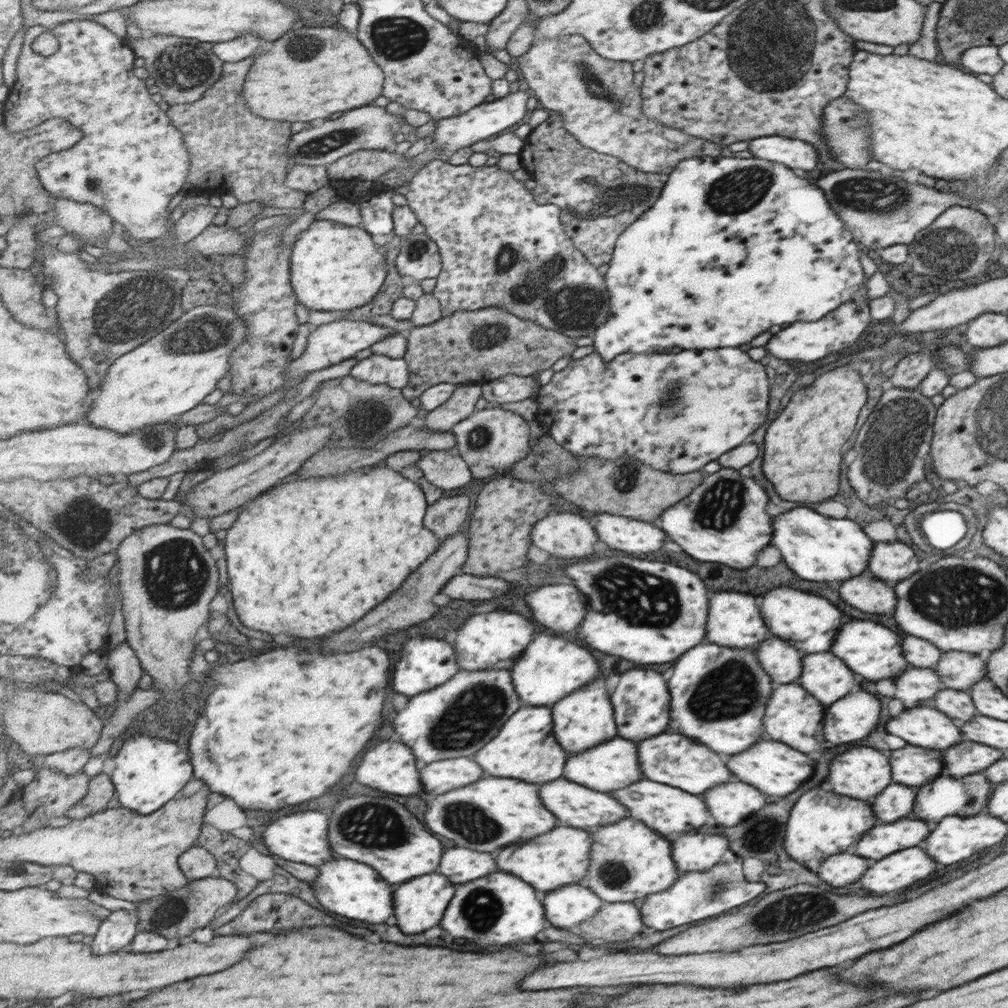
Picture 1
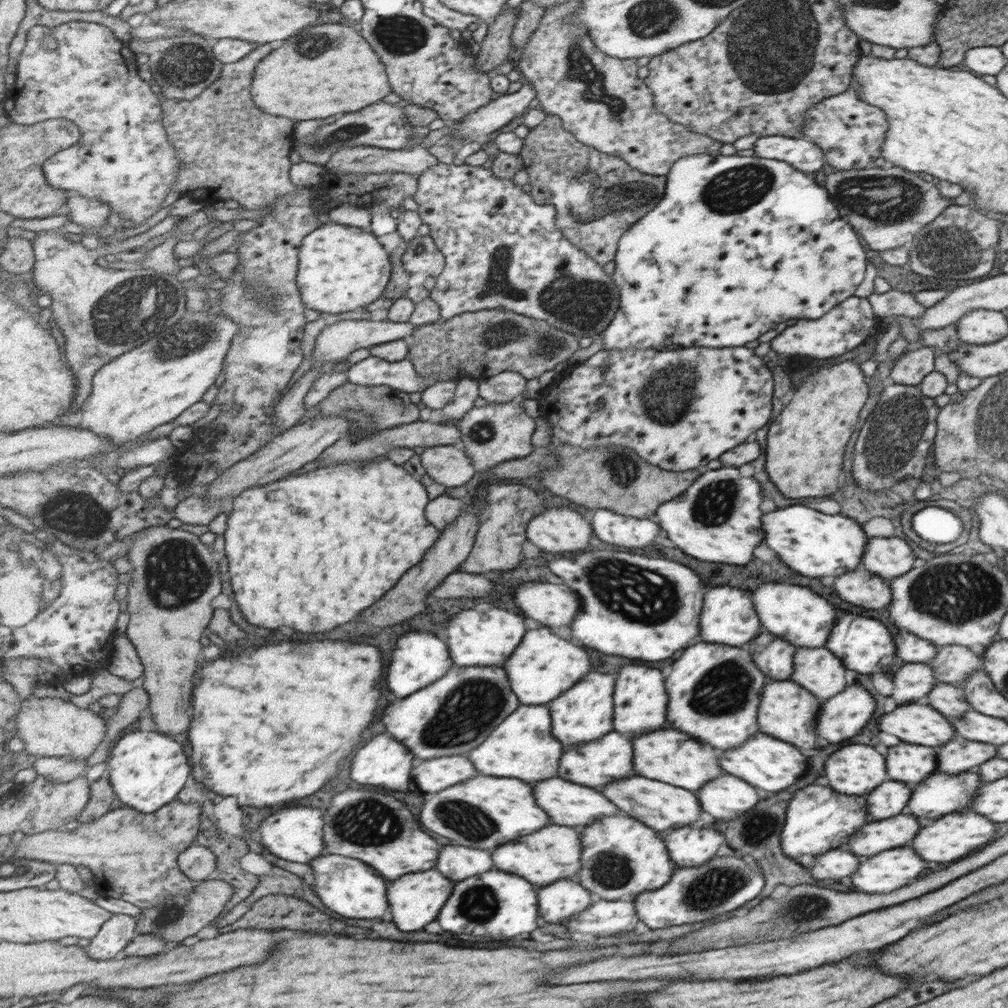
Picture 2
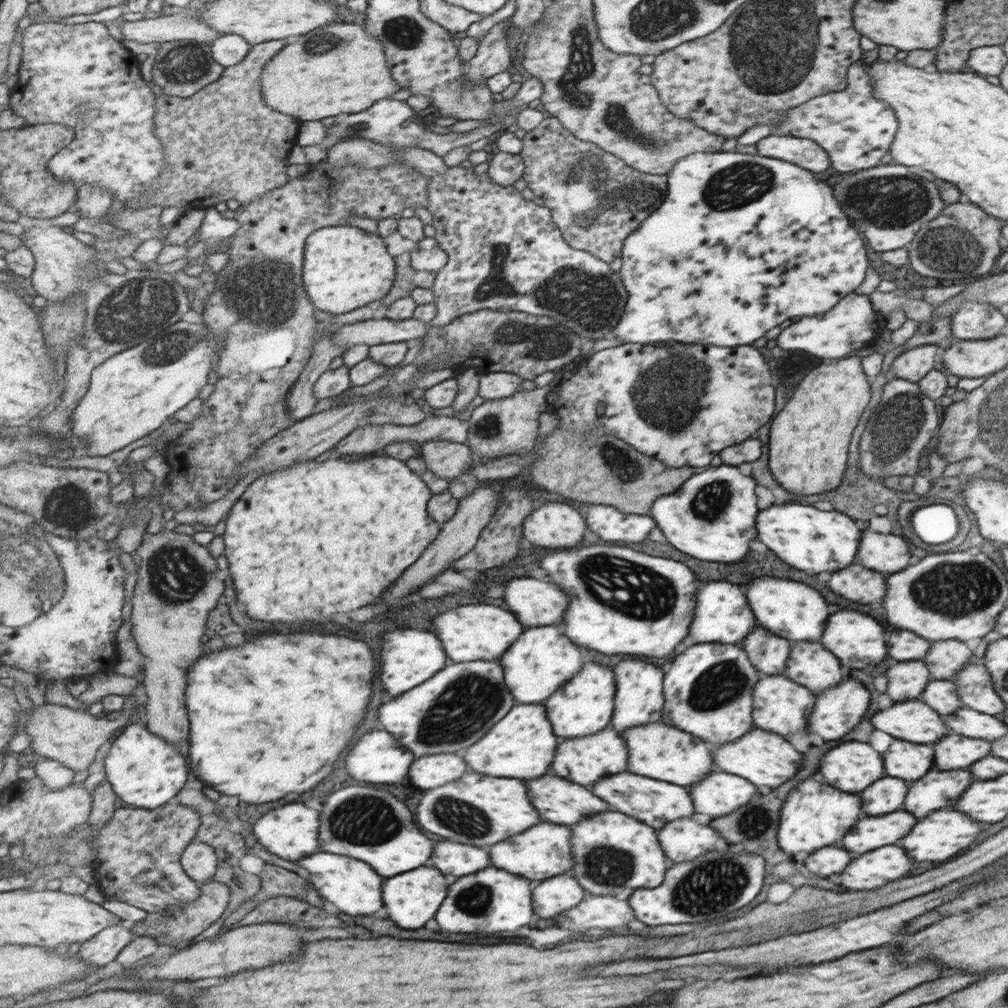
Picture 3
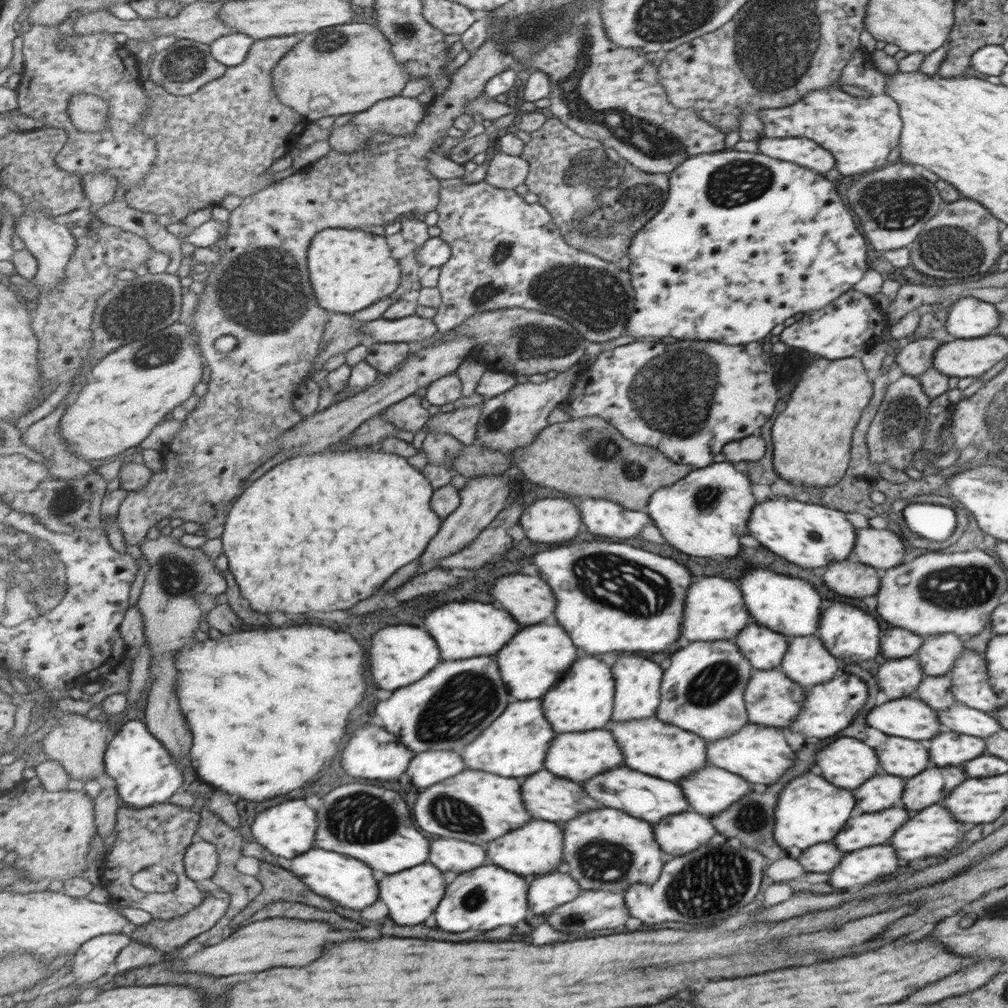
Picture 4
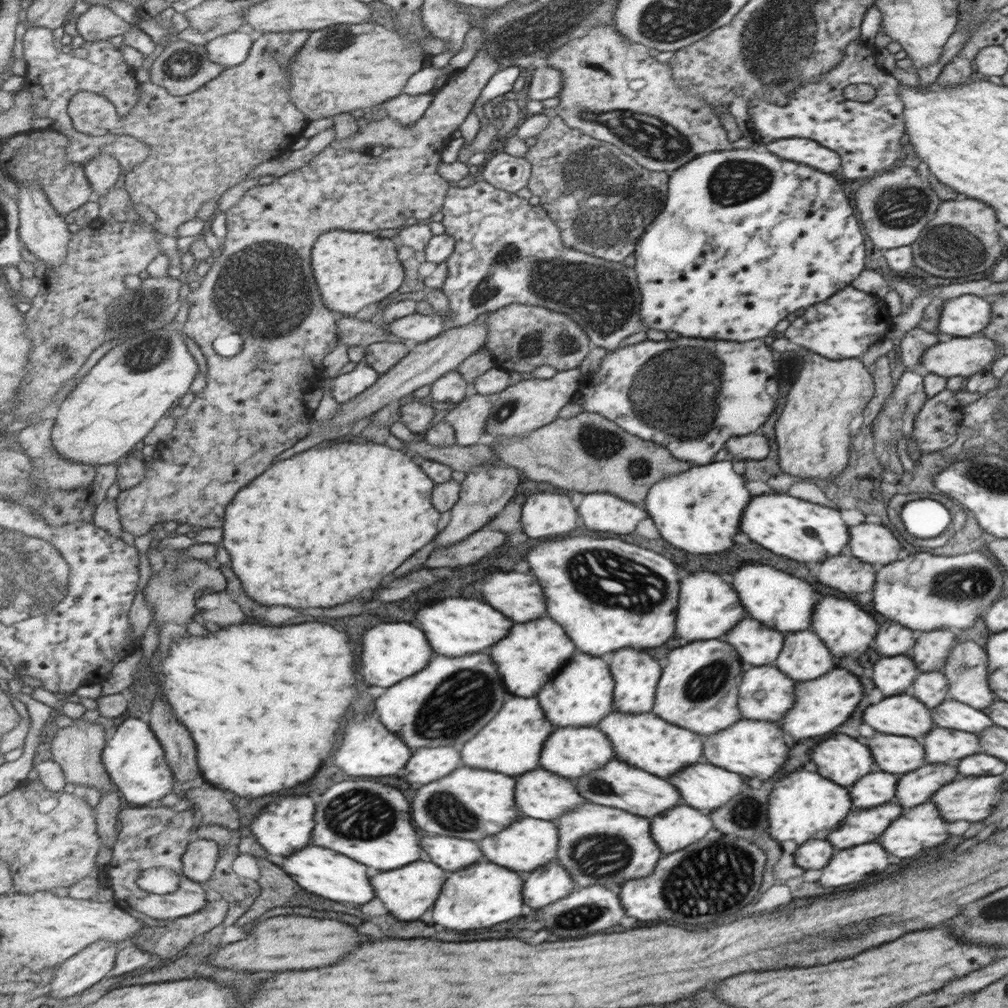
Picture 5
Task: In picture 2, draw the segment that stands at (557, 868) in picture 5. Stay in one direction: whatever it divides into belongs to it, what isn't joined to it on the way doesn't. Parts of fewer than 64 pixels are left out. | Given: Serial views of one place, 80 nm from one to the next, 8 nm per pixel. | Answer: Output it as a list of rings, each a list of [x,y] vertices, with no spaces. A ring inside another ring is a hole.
[[[575,878],[558,880],[545,888],[539,888],[541,888],[541,892],[538,892],[540,916],[553,924],[569,922],[571,918],[583,912],[590,902],[596,900]]]

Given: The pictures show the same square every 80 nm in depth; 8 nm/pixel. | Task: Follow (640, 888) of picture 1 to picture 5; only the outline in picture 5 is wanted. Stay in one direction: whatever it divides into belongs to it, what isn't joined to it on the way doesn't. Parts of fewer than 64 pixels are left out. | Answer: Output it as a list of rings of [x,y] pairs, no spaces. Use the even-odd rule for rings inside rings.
[[[585,802],[575,812],[567,812],[563,820],[555,820],[559,832],[563,832],[557,861],[572,874],[578,887],[599,885],[618,894],[624,882],[649,876],[659,862],[660,848],[654,844],[647,820],[617,808]]]

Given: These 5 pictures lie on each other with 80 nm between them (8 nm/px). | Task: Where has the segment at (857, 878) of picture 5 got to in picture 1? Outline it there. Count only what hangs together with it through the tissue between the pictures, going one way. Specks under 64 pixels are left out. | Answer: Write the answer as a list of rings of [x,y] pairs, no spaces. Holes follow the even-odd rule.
[[[915,846],[909,850],[893,852],[889,858],[881,858],[859,882],[869,892],[885,894],[925,880],[935,870],[935,866],[937,864]]]

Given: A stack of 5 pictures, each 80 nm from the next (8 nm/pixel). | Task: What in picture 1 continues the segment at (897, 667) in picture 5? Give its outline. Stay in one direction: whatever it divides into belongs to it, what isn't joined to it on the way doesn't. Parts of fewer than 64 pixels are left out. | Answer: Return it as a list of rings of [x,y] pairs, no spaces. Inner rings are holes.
[[[907,668],[907,672],[899,675],[895,680],[895,696],[901,700],[905,708],[913,708],[923,704],[931,704],[931,700],[942,686],[938,673],[930,668]]]

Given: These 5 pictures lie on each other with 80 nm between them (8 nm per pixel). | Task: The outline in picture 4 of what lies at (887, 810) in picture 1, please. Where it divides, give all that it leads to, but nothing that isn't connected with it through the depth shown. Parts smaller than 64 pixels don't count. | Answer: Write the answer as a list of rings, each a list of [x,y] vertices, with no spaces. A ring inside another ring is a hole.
[[[875,776],[873,780],[867,780],[863,788],[859,787],[853,791],[855,800],[859,800],[856,805],[861,812],[879,812],[885,808],[891,808],[903,792],[903,780],[897,776]]]

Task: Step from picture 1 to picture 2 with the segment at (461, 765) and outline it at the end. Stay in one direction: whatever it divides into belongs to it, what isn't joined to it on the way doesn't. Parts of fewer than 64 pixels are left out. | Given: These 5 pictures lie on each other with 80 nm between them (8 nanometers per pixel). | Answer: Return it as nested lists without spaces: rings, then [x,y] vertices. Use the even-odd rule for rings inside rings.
[[[443,756],[415,768],[415,780],[425,792],[441,792],[449,786],[475,778],[479,772],[467,756]]]

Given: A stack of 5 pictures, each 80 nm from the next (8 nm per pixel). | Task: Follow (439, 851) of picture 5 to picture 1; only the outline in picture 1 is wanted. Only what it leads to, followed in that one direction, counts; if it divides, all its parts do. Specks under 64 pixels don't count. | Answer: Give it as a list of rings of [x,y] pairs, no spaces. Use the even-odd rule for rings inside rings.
[[[451,848],[447,850],[447,856],[443,856],[443,868],[439,868],[439,872],[445,874],[455,884],[465,884],[465,882],[471,882],[473,878],[479,880],[501,870],[496,857],[489,852],[473,852],[469,848]]]

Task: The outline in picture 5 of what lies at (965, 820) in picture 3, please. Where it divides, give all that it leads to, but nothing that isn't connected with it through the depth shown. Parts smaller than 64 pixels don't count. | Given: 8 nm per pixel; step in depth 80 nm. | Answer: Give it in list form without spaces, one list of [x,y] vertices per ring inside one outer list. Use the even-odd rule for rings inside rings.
[[[921,804],[919,808],[911,808],[903,816],[899,816],[895,820],[895,824],[889,824],[887,832],[883,832],[879,838],[879,844],[883,844],[883,848],[887,848],[887,852],[891,852],[891,856],[913,858],[915,854],[919,854],[923,850],[941,846],[945,840],[947,840],[947,822],[939,816],[939,812],[933,804]]]

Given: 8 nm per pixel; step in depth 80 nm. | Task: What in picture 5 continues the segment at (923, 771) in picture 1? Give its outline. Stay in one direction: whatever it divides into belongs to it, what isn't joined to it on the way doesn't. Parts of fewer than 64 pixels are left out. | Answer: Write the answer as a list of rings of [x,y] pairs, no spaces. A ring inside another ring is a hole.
[[[875,734],[867,744],[871,744],[871,752],[875,752],[883,772],[907,774],[923,764],[923,748],[913,738]]]

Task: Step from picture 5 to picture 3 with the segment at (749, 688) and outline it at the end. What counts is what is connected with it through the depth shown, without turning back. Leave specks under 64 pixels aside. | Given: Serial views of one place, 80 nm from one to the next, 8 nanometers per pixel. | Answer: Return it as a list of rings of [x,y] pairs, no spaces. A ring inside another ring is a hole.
[[[781,673],[762,675],[758,682],[759,688],[754,687],[755,692],[752,692],[753,696],[751,696],[753,700],[753,726],[769,730],[769,732],[783,738],[791,738],[793,730],[805,730],[807,718],[809,714],[812,714],[812,708],[816,703],[814,693],[803,685],[789,680]]]

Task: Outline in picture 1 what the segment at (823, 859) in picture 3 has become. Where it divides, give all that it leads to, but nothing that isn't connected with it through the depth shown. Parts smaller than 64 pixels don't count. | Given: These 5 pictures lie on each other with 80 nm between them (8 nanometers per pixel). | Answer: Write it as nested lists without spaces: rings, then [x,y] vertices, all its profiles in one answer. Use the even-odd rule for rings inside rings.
[[[843,852],[824,858],[816,874],[829,886],[847,886],[859,880],[863,868],[867,870],[867,860],[853,856],[853,852]]]

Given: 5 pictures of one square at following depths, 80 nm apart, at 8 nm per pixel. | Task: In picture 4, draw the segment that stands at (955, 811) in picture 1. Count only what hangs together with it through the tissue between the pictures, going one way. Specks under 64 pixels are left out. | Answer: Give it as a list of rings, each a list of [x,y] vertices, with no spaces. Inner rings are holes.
[[[927,768],[919,776],[907,780],[907,792],[903,792],[903,808],[919,812],[932,804],[939,804],[955,786],[965,780],[965,774],[955,768]]]

